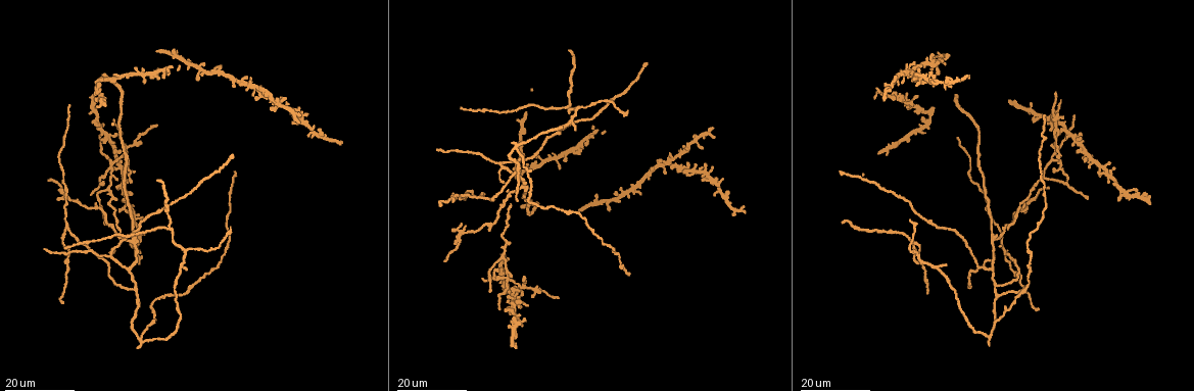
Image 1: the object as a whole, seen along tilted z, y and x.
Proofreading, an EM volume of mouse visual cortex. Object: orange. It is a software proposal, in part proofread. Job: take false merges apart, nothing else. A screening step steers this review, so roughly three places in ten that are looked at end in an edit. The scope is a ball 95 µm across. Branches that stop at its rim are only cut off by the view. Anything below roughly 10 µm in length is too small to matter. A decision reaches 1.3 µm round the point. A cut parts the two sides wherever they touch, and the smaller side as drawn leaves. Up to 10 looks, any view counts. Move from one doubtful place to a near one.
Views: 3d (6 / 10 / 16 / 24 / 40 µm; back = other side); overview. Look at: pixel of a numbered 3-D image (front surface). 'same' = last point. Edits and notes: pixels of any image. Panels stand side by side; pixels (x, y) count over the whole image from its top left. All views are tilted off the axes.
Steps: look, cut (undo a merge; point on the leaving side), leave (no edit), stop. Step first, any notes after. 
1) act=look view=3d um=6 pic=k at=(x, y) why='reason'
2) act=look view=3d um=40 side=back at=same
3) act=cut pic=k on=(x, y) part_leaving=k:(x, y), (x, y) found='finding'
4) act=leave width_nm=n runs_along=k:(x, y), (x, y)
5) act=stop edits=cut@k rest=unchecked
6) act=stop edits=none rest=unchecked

act=look view=3d um=24 pic=1 at=(170, 230) why='three arms meet'

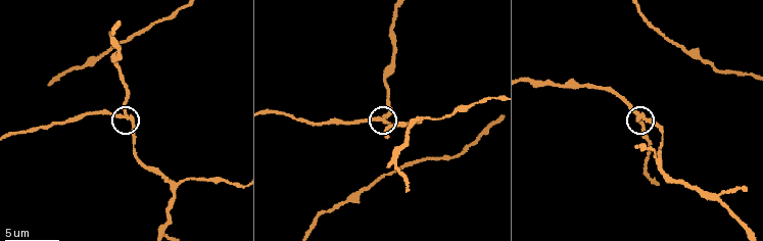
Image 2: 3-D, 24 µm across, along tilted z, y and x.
act=look view=3d um=6 pic=2 at=(638, 118)

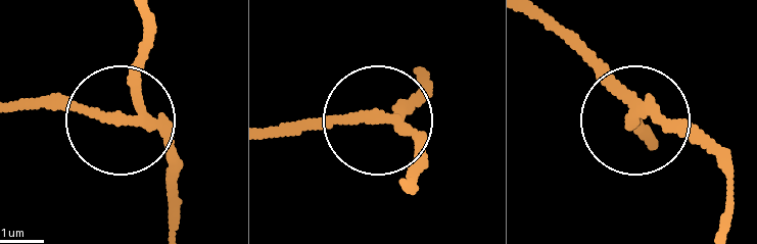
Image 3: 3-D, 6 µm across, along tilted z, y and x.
act=cut pic=3 on=(86, 106) side_arm_um=26 part_leaving=3:(146, 127), (17, 108) found='a second neuron is stuck on'

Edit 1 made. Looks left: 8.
act=look view=overview

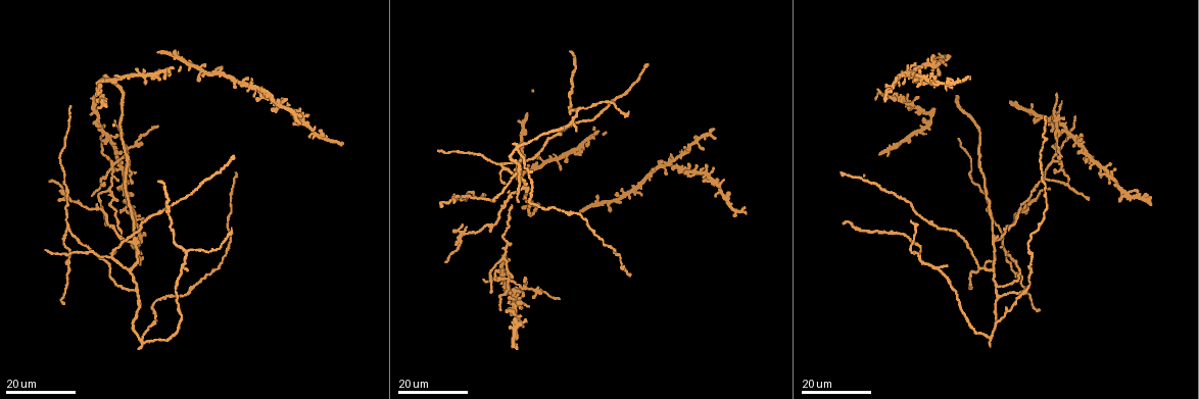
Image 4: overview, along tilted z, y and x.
act=look view=3d um=24 pic=4 at=(129, 271)

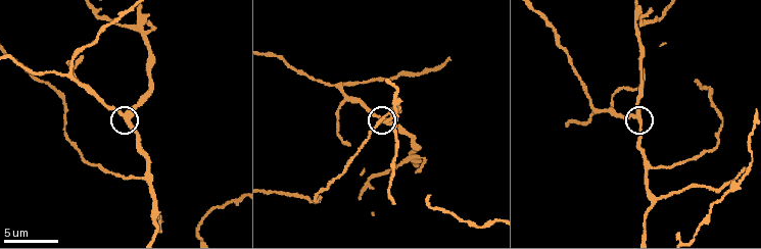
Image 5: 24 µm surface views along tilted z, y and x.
act=look view=3d um=6 pic=5 at=(123, 115)

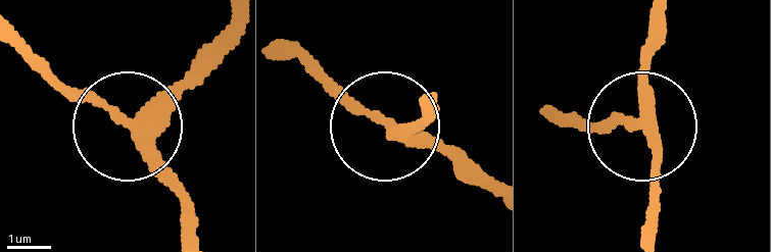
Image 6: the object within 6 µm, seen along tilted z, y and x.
act=leave side_arm_um=72 runs_along=6:(235, 22), (133, 121), (39, 69) found='one neuron here'

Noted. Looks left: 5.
act=look view=3d um=16 pic=4 at=(67, 227) why='three arms meet'

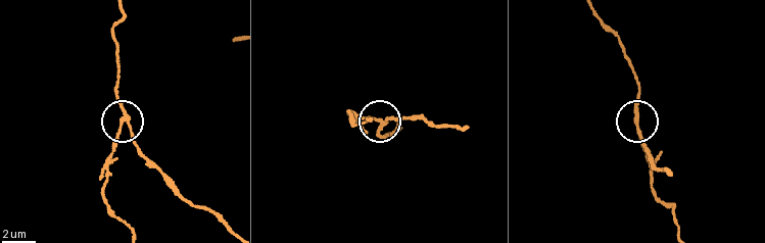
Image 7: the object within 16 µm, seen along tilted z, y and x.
act=look view=3d um=6 pic=7 at=(123, 123)

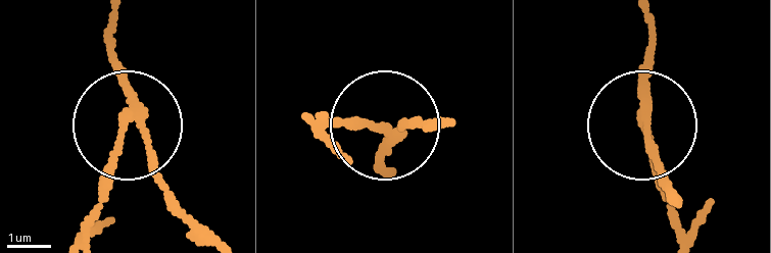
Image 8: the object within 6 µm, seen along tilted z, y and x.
act=cut pic=8 on=(115, 158) width_nm=160 part_leaving=8:(123, 101), (107, 197), (87, 233) found='two neurons meet here'

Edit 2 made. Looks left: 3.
act=look view=overview

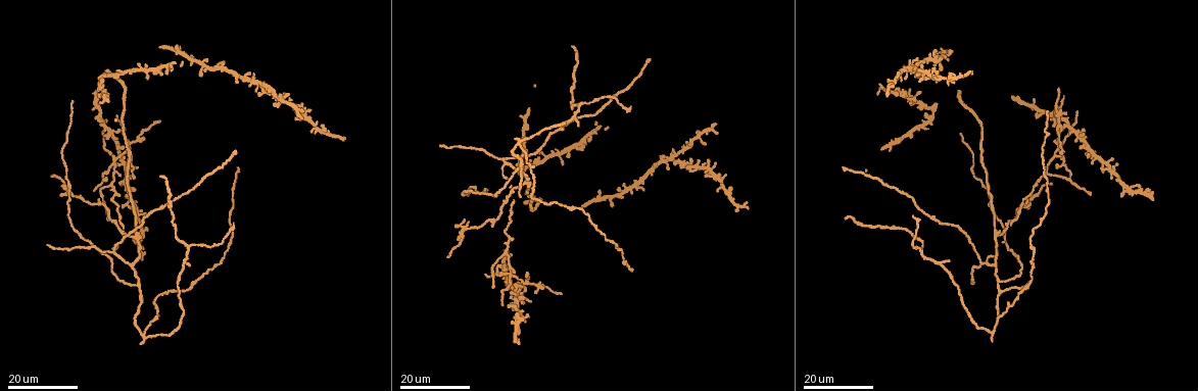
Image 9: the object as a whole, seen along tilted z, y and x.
act=look view=3d um=24 pic=9 at=(511, 274) why='looks like a crossing'

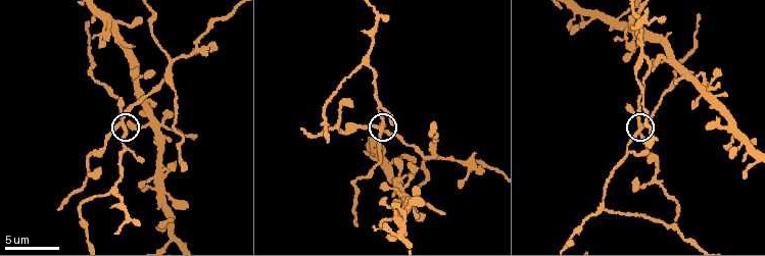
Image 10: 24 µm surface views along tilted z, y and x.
act=look view=3d um=6 pic=10 at=(122, 121)

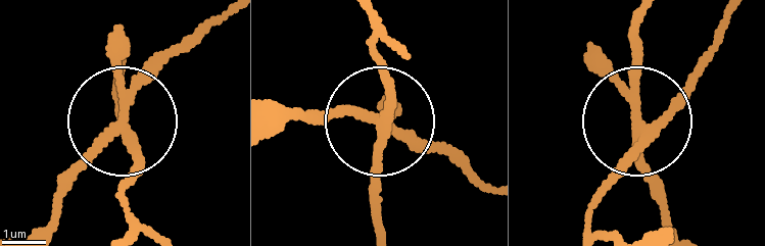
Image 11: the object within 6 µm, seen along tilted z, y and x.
act=cut pic=11 on=(85, 169) width_nm=240 part_leaving=11:(125, 112), (136, 84), (227, 9) found='a second neuron is stuck on'

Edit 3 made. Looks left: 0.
act=stop edits=cut@3,cut@8,cut@11 rest=unchecked

